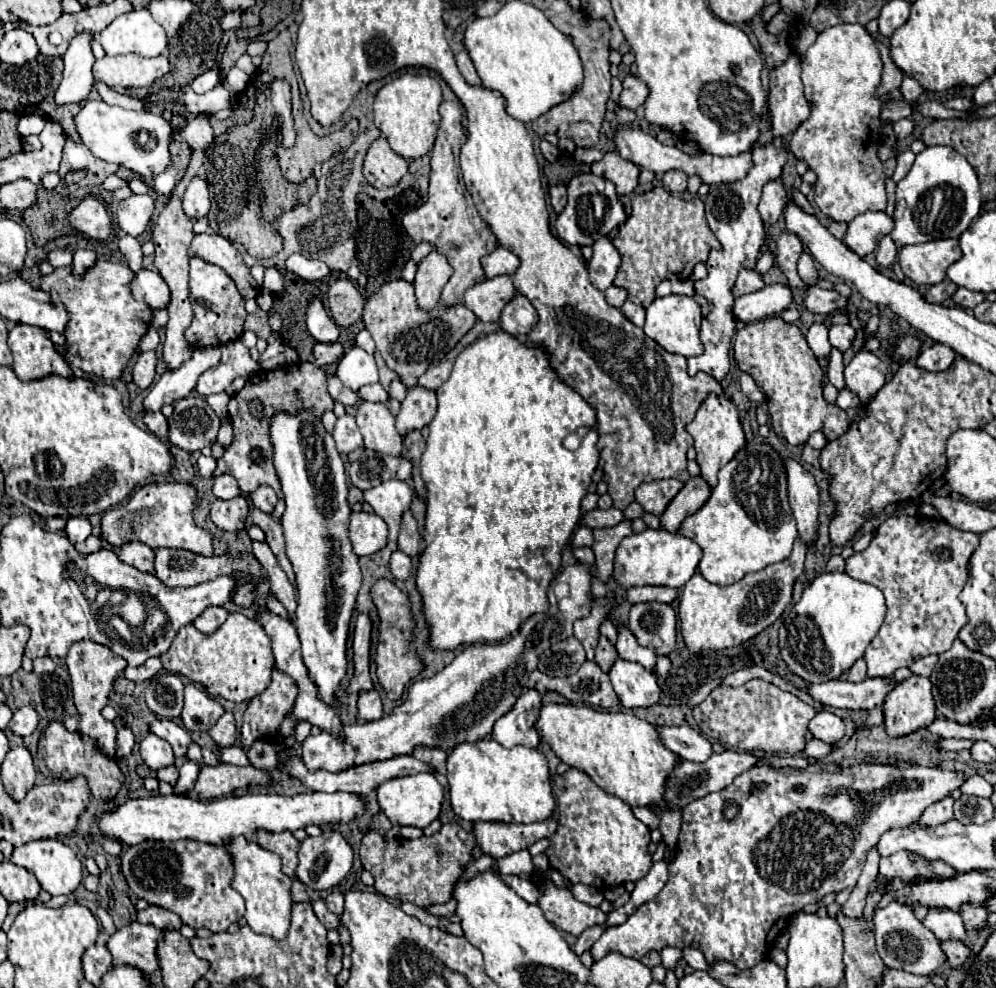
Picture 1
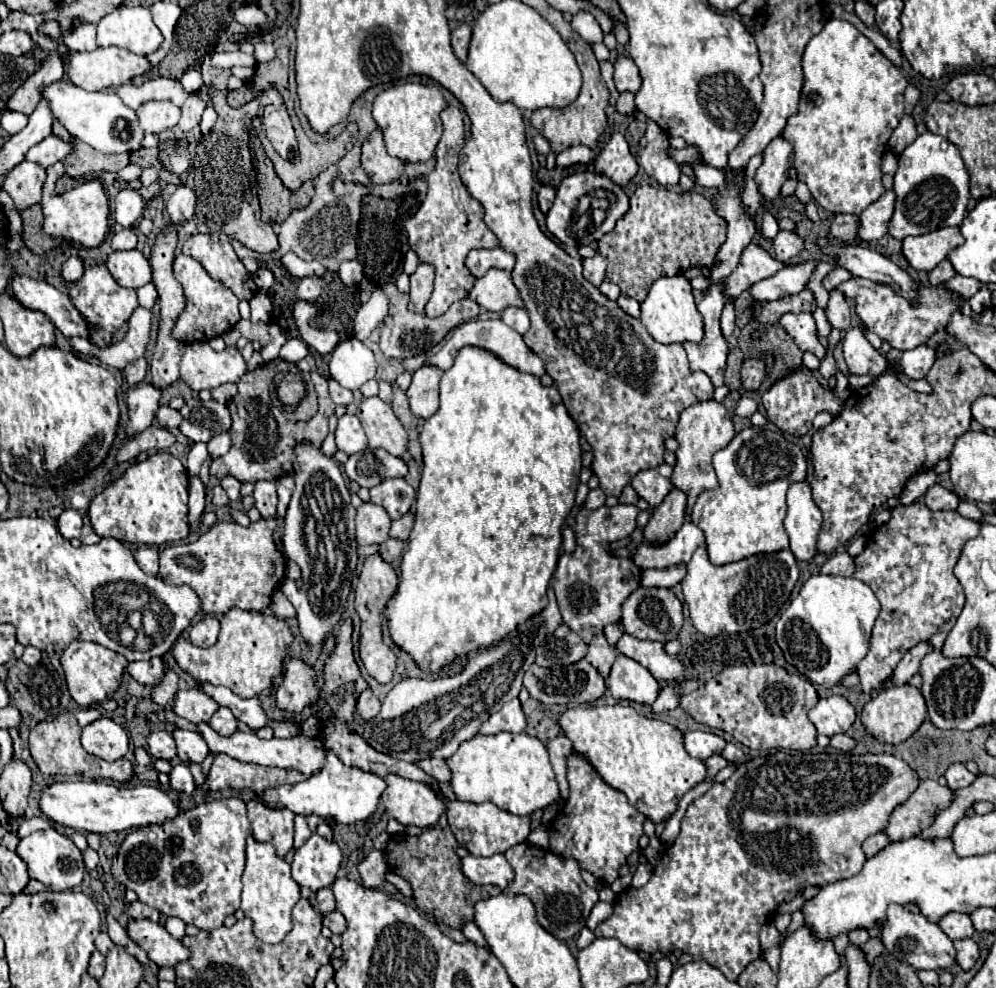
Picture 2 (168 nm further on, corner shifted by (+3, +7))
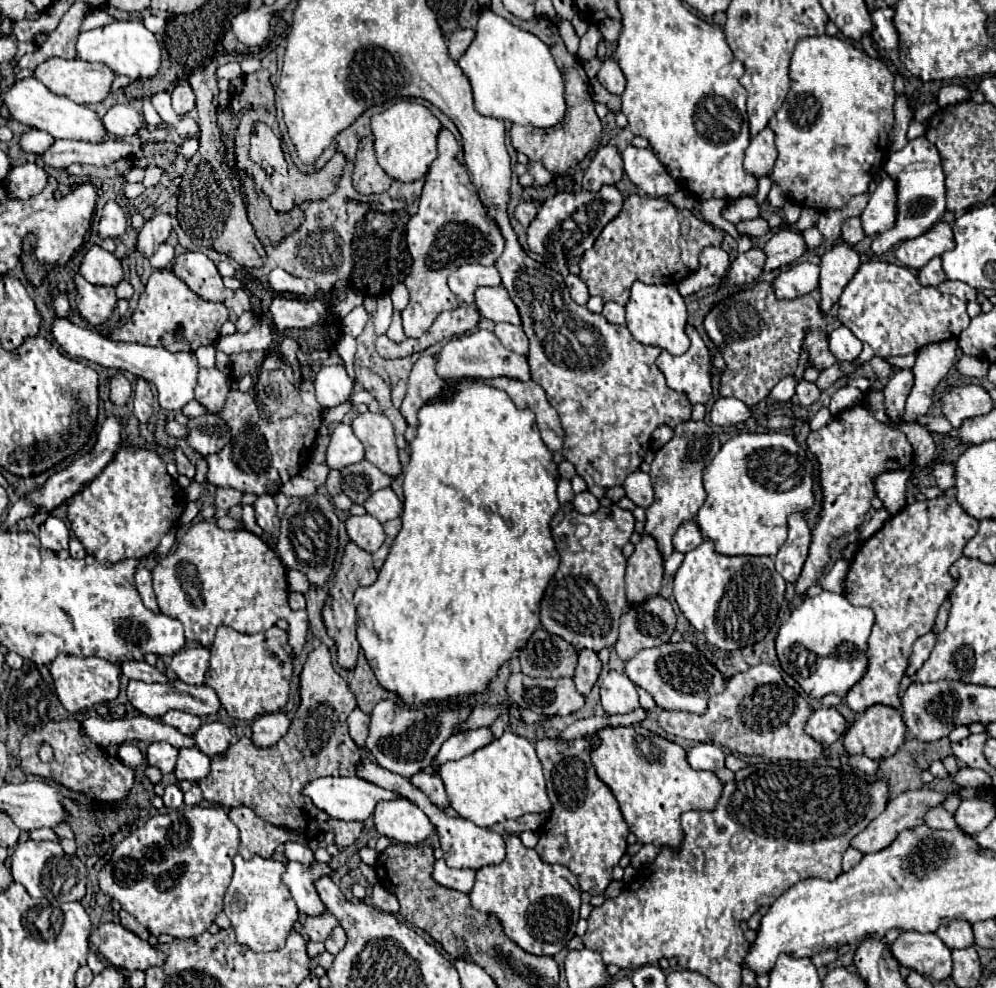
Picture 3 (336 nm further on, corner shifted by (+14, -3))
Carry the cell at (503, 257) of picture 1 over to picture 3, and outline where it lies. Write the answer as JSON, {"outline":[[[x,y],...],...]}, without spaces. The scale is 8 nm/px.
{"outline":[[[461,265],[449,275],[449,289],[465,303],[473,303],[473,291],[481,285],[501,285],[501,275],[493,265]]]}

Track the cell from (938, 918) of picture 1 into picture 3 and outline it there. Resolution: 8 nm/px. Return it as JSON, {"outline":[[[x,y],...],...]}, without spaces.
{"outline":[[[951,921],[949,925],[941,925],[935,933],[949,949],[965,949],[973,945],[973,931],[965,921]]]}

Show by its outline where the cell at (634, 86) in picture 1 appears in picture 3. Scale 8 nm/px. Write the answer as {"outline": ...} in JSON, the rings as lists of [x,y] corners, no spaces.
{"outline":[[[613,59],[603,61],[603,65],[601,65],[599,73],[597,73],[597,79],[613,95],[621,95],[625,91],[625,75],[619,69],[617,61],[613,61]]]}

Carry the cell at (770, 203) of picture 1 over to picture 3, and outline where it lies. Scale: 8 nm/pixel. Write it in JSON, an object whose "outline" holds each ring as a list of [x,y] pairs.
{"outline":[[[763,129],[755,139],[751,139],[745,151],[745,171],[757,179],[771,177],[777,161],[777,147],[773,143],[773,131]]]}

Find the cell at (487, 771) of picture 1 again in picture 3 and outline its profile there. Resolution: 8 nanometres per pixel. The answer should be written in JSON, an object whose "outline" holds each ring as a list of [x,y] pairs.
{"outline":[[[509,731],[471,755],[443,763],[439,767],[439,775],[445,783],[449,805],[461,817],[471,819],[479,827],[491,827],[505,819],[515,819],[525,813],[543,813],[551,809],[543,767],[533,743]]]}

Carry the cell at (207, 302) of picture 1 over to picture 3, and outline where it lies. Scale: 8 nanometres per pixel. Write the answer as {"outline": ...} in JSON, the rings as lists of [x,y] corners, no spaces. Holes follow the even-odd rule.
{"outline":[[[157,269],[141,293],[137,311],[125,321],[123,327],[111,331],[111,339],[141,343],[149,347],[163,347],[171,353],[175,351],[195,351],[201,345],[211,345],[221,331],[221,325],[229,319],[227,307],[221,303],[205,303],[205,299],[197,299],[193,291],[169,269]],[[181,331],[181,337],[177,337]]]}

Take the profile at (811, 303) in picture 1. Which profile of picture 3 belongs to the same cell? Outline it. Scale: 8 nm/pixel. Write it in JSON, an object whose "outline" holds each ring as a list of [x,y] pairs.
{"outline":[[[869,261],[859,267],[839,299],[839,319],[863,343],[857,363],[871,357],[903,357],[929,343],[957,339],[971,321],[965,303],[955,295],[943,295],[935,287],[921,287],[913,271],[887,261]]]}

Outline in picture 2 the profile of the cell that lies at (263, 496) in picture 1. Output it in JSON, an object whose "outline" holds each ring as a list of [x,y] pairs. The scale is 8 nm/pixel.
{"outline":[[[258,481],[254,487],[254,499],[256,499],[256,509],[260,511],[262,519],[276,517],[278,495],[276,495],[276,485],[272,481]]]}

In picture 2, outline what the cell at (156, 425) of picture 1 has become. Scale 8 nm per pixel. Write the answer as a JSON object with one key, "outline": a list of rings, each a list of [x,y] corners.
{"outline":[[[160,407],[158,413],[156,413],[156,417],[158,417],[160,425],[166,427],[166,429],[174,429],[174,427],[178,427],[180,421],[182,421],[180,413],[178,413],[176,409],[172,409],[172,407]]]}

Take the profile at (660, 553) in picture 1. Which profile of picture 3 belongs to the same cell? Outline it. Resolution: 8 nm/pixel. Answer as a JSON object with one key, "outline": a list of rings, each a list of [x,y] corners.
{"outline":[[[693,521],[683,523],[683,525],[677,529],[675,537],[673,537],[673,549],[679,551],[679,553],[683,553],[683,555],[689,553],[689,551],[693,551],[693,549],[699,547],[701,543],[703,543],[703,535],[701,535],[699,527],[697,527]]]}

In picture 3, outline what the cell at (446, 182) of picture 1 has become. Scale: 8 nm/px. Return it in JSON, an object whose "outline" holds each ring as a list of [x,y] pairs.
{"outline":[[[445,127],[437,135],[437,151],[439,155],[425,175],[419,211],[409,219],[405,231],[405,241],[413,257],[409,275],[405,277],[411,299],[401,313],[407,337],[421,337],[433,325],[441,311],[459,307],[457,295],[453,295],[447,287],[449,271],[465,263],[493,265],[503,251],[501,233],[489,221],[465,167],[457,159],[457,139]]]}

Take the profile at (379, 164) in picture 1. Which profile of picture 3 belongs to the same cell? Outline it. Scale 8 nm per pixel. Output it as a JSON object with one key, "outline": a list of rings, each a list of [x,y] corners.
{"outline":[[[365,137],[359,143],[357,159],[355,159],[355,171],[353,171],[353,187],[363,193],[383,193],[391,185],[391,177],[379,167],[373,151],[373,139]]]}

